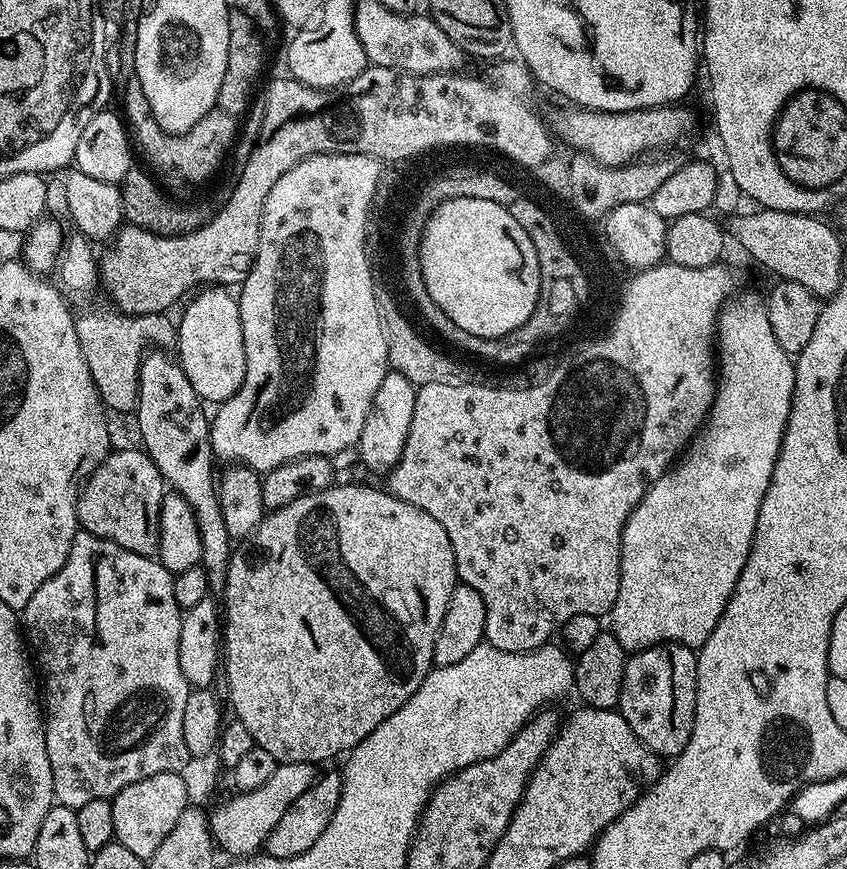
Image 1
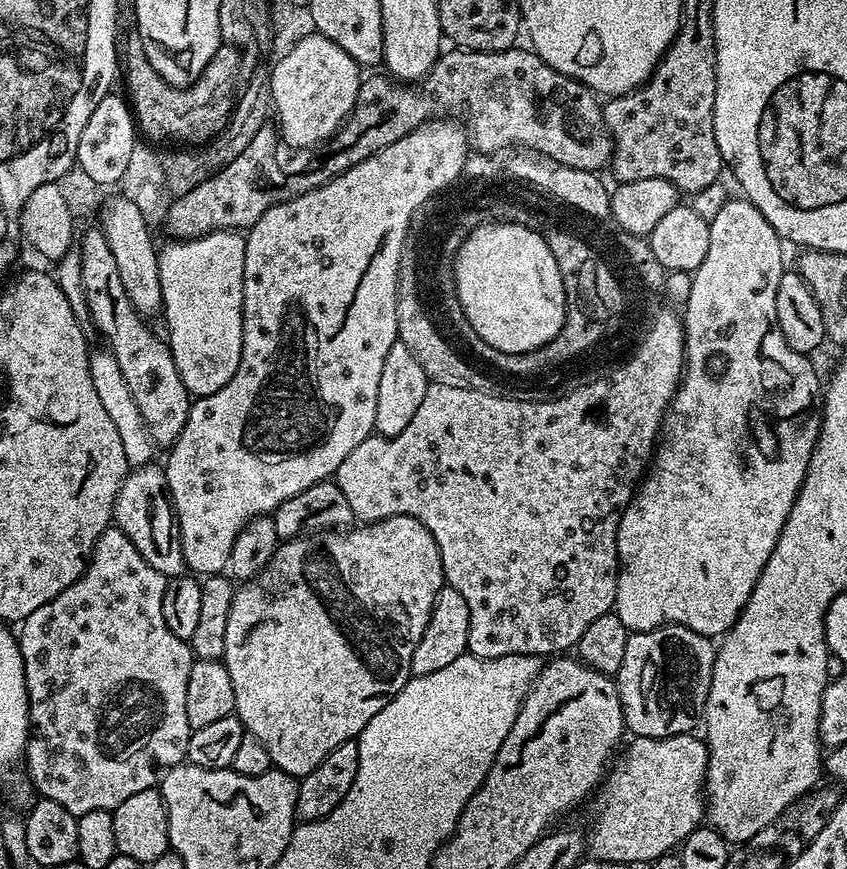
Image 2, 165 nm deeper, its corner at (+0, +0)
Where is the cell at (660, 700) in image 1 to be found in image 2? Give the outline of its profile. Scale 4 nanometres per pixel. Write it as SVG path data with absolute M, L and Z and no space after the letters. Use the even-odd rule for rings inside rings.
M663 624L661 628L654 630L631 633L626 642L626 654L622 654L622 666L614 677L627 731L633 737L645 736L659 740L691 733L704 711L715 657L716 648L709 637L681 624Z

